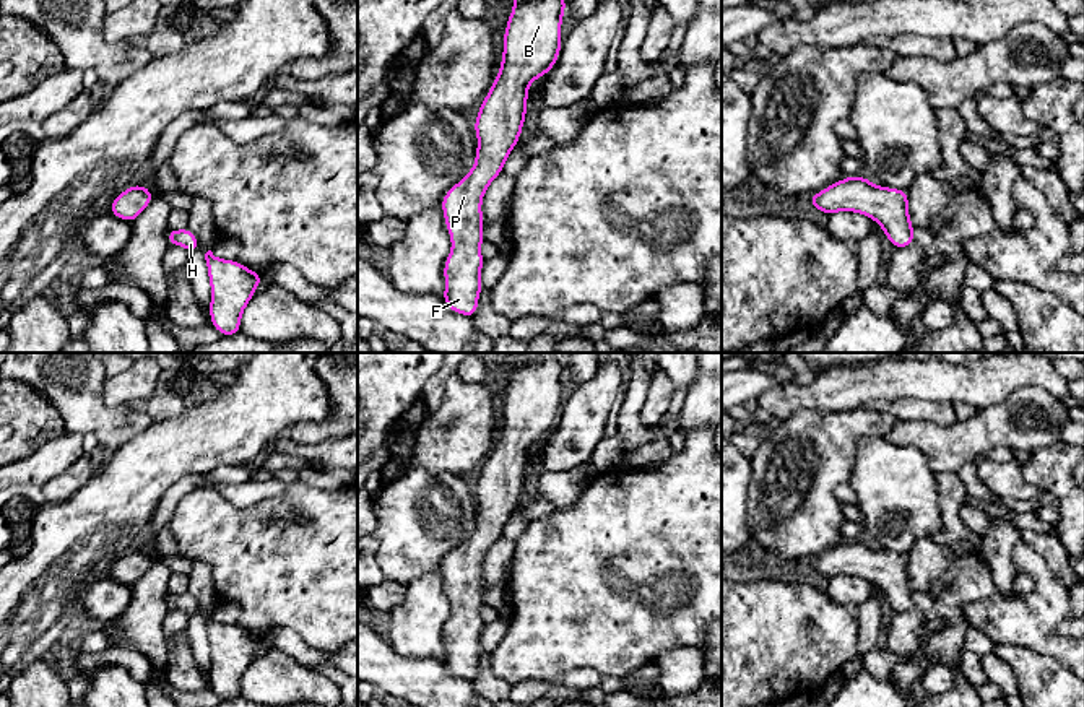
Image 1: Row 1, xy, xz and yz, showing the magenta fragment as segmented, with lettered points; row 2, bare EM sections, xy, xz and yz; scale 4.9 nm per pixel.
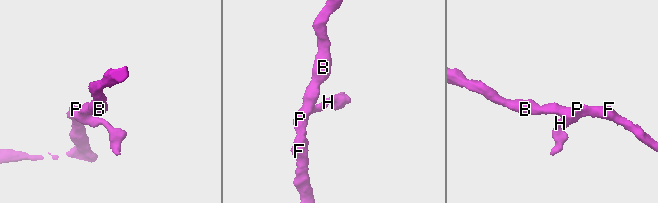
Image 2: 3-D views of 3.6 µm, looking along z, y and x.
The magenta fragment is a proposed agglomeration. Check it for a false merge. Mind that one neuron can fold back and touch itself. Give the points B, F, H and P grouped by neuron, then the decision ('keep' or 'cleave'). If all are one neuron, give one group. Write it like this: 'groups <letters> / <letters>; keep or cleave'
groups B F H P; keep

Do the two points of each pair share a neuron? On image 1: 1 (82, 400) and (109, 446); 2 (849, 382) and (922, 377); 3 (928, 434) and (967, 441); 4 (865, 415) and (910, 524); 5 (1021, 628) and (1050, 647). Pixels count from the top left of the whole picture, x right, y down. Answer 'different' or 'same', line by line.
1: same
2: same
3: same
4: different
5: same

